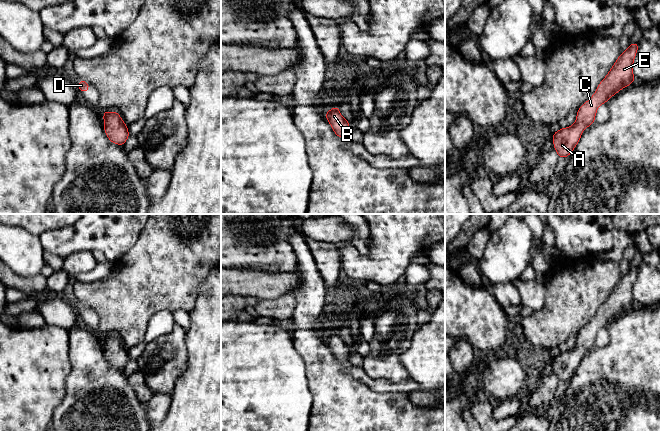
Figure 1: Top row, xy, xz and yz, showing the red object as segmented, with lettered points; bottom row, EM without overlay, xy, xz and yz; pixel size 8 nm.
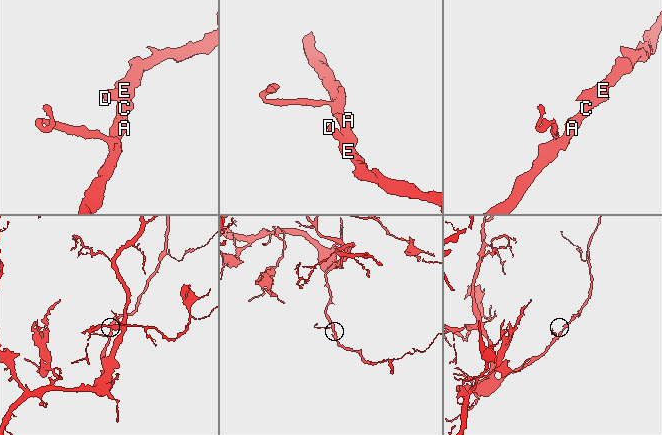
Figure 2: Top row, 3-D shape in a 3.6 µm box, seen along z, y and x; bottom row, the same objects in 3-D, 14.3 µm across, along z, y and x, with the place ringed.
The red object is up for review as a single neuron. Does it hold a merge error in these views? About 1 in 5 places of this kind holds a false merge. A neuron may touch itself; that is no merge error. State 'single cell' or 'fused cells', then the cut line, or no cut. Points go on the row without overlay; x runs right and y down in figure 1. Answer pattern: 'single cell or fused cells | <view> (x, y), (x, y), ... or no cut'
single cell | no cut

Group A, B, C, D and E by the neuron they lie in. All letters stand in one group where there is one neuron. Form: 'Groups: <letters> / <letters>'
Groups: A B C D E

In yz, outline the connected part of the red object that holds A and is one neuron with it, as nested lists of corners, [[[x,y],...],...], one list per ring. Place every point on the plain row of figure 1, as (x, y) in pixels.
[[[639,266],[632,267],[626,275],[621,276],[594,319],[578,333],[574,348],[552,358],[554,373],[559,382],[566,382],[571,378],[580,365],[582,355],[594,347],[599,330],[635,305],[632,290],[638,271]]]

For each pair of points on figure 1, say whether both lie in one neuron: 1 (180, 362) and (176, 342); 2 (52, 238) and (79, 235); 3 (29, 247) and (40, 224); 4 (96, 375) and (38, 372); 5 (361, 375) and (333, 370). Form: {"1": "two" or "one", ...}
{"1": "one", "2": "one", "3": "two", "4": "two", "5": "two"}

